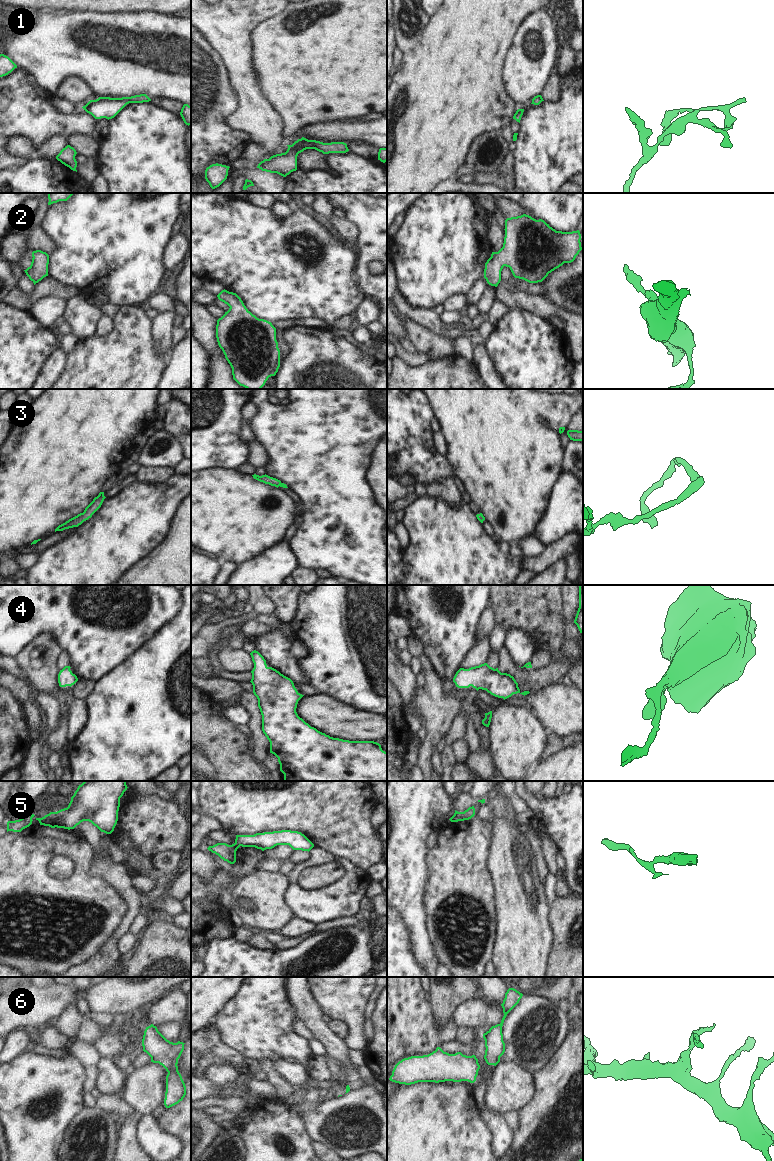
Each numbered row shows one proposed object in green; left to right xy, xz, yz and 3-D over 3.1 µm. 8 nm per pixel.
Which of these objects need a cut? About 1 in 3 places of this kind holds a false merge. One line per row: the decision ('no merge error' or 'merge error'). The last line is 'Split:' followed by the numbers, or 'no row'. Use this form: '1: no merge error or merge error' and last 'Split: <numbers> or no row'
1: no merge error
2: no merge error
3: no merge error
4: no merge error
5: merge error
6: no merge error
Split: 5

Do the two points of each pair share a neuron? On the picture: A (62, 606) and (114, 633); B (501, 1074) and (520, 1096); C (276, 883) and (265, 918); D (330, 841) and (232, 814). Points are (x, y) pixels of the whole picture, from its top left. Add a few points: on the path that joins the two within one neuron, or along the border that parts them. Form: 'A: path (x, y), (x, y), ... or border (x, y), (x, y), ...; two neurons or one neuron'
A: path (75, 616), (89, 626), (101, 627); one neuron
B: path (506, 1079), (515, 1091); one neuron
C: path (267, 892), (265, 894), (265, 909); one neuron
D: path (306, 817), (303, 814), (256, 814); one neuron

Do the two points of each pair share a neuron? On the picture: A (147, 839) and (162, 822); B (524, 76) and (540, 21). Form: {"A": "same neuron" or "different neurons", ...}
{"A": "same neuron", "B": "same neuron"}

